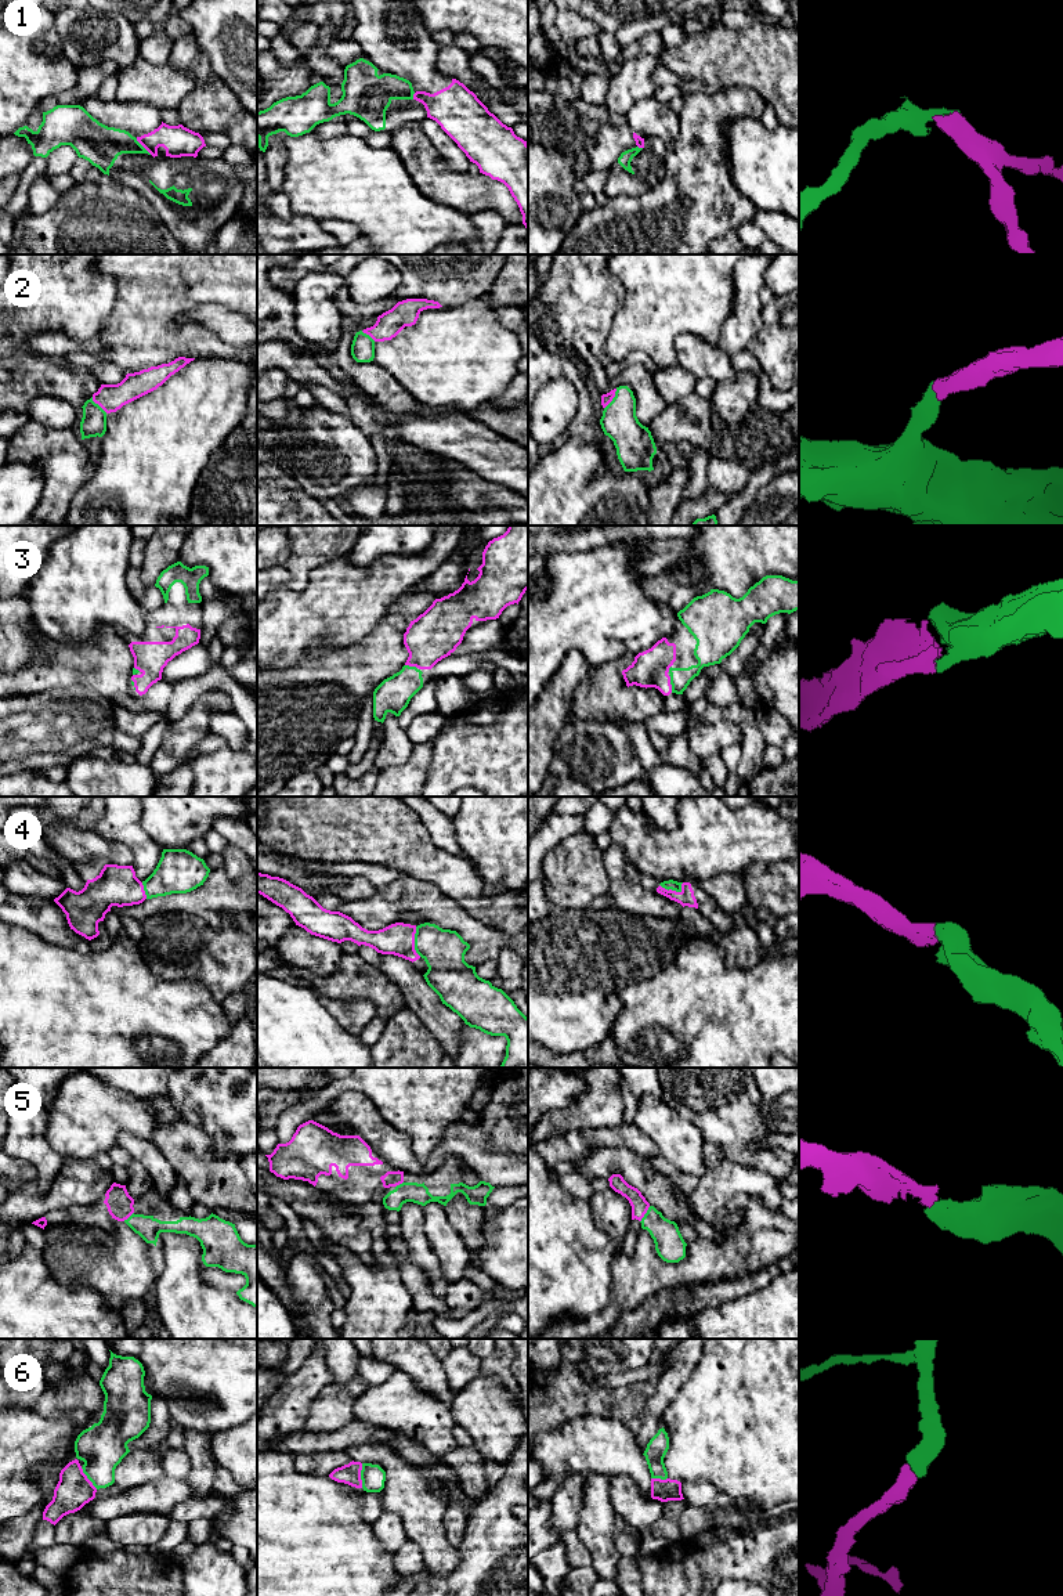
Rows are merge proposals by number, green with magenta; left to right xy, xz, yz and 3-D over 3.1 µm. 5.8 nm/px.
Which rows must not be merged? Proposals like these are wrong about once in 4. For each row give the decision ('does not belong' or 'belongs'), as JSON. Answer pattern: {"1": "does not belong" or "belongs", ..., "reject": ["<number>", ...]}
{"1": "does not belong", "2": "belongs", "3": "belongs", "4": "belongs", "5": "belongs", "6": "belongs", "reject": ["1"]}

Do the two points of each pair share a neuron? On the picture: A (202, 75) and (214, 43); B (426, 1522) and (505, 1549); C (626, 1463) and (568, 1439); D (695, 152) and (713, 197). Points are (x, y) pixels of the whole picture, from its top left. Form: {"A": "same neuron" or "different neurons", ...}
{"A": "different neurons", "B": "different neurons", "C": "same neuron", "D": "same neuron"}

